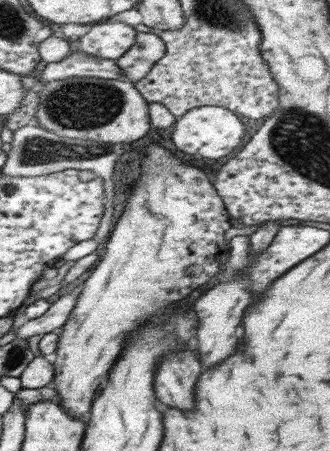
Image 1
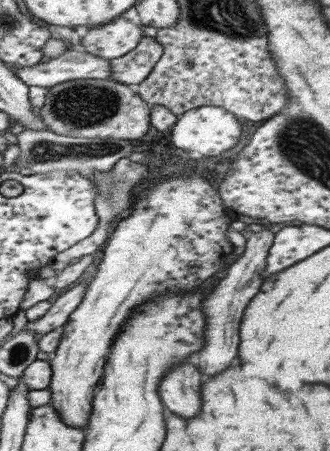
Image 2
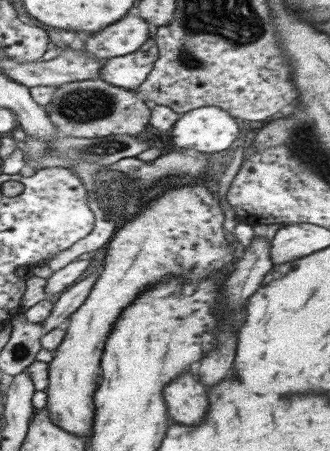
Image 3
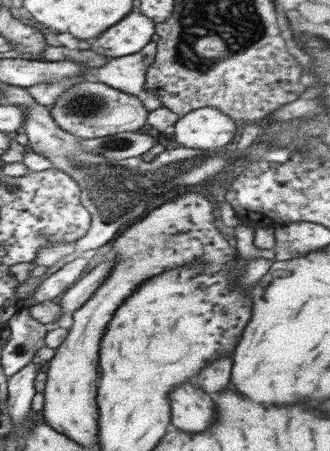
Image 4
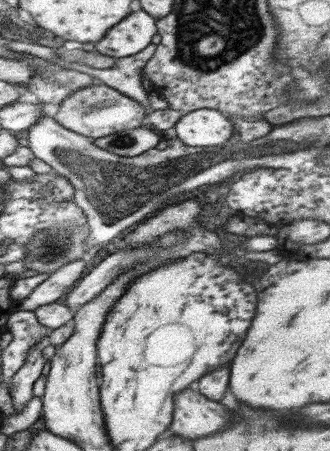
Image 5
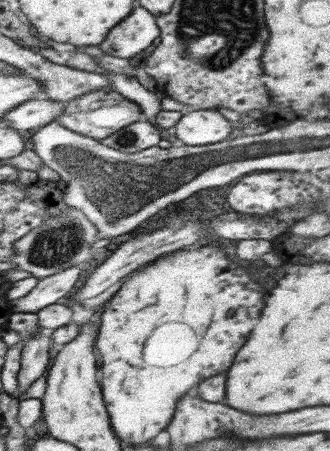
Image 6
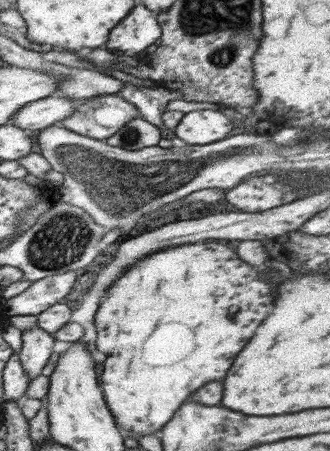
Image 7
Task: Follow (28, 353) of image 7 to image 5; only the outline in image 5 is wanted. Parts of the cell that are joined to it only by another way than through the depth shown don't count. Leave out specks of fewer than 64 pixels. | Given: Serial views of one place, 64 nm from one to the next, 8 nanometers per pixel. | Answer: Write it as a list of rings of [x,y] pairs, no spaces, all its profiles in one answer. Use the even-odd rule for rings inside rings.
[[[47,338],[41,340],[39,344],[35,344],[31,348],[31,352],[27,354],[25,364],[19,368],[19,372],[11,378],[9,384],[9,394],[11,394],[11,402],[13,402],[13,410],[15,414],[21,412],[21,408],[33,398],[33,384],[35,380],[47,370],[47,360],[41,356],[43,346],[47,346]]]

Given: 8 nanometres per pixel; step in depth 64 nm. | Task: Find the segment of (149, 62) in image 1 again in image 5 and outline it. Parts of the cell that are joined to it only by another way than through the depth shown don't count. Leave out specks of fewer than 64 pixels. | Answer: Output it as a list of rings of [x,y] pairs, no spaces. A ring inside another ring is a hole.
[[[149,44],[147,48],[143,48],[141,52],[137,52],[133,56],[117,58],[115,66],[105,68],[105,70],[89,68],[85,64],[75,64],[73,70],[85,72],[85,74],[93,76],[99,84],[115,88],[117,92],[137,100],[137,104],[141,104],[145,108],[145,114],[151,114],[153,110],[147,106],[147,92],[141,88],[141,70],[151,60],[151,56],[155,54],[155,48],[157,48],[155,44]]]

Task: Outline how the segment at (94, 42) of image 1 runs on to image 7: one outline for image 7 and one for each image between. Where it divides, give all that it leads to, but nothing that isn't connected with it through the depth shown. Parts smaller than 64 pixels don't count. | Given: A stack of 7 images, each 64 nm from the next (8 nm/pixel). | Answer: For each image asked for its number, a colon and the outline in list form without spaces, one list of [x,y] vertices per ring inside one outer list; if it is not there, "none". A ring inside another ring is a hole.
2: [[[115,18],[109,24],[91,28],[81,38],[81,46],[85,52],[89,52],[97,58],[115,60],[115,58],[131,52],[139,44],[141,36],[143,36],[141,26],[135,26],[135,24],[127,22],[125,18]]]
3: [[[125,16],[95,34],[87,34],[85,50],[91,52],[97,60],[127,56],[135,52],[145,40],[149,40],[147,34],[151,30],[153,28],[143,18]]]
4: [[[131,12],[123,20],[101,32],[95,40],[87,40],[87,44],[89,50],[101,54],[103,58],[119,58],[139,52],[145,44],[151,42],[153,34],[153,20],[143,16],[141,12]]]
5: [[[133,8],[129,16],[125,16],[119,24],[115,24],[105,36],[95,42],[95,50],[103,56],[125,58],[141,52],[151,44],[151,36],[157,34],[155,18],[151,18],[141,8]]]
6: [[[133,8],[131,16],[123,22],[115,24],[99,44],[103,54],[117,56],[117,58],[131,58],[139,52],[147,50],[151,42],[159,36],[157,16],[153,16],[145,8]]]
7: [[[135,6],[115,28],[111,28],[103,48],[123,56],[135,56],[151,48],[157,38],[161,38],[161,26],[155,14],[145,6]]]

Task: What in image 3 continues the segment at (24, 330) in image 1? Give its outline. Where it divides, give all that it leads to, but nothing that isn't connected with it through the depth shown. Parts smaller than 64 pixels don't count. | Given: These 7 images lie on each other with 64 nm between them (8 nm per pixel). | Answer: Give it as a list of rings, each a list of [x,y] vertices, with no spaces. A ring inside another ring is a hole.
[[[97,268],[95,274],[83,278],[81,282],[77,282],[77,284],[73,284],[73,286],[69,286],[67,290],[63,290],[63,294],[57,296],[57,300],[55,300],[55,304],[53,304],[53,310],[51,310],[49,316],[41,322],[41,326],[43,326],[45,332],[55,330],[65,318],[69,318],[69,316],[85,302],[85,298],[89,296],[89,292],[91,292],[91,288],[93,288],[99,272],[101,272],[101,268]]]

